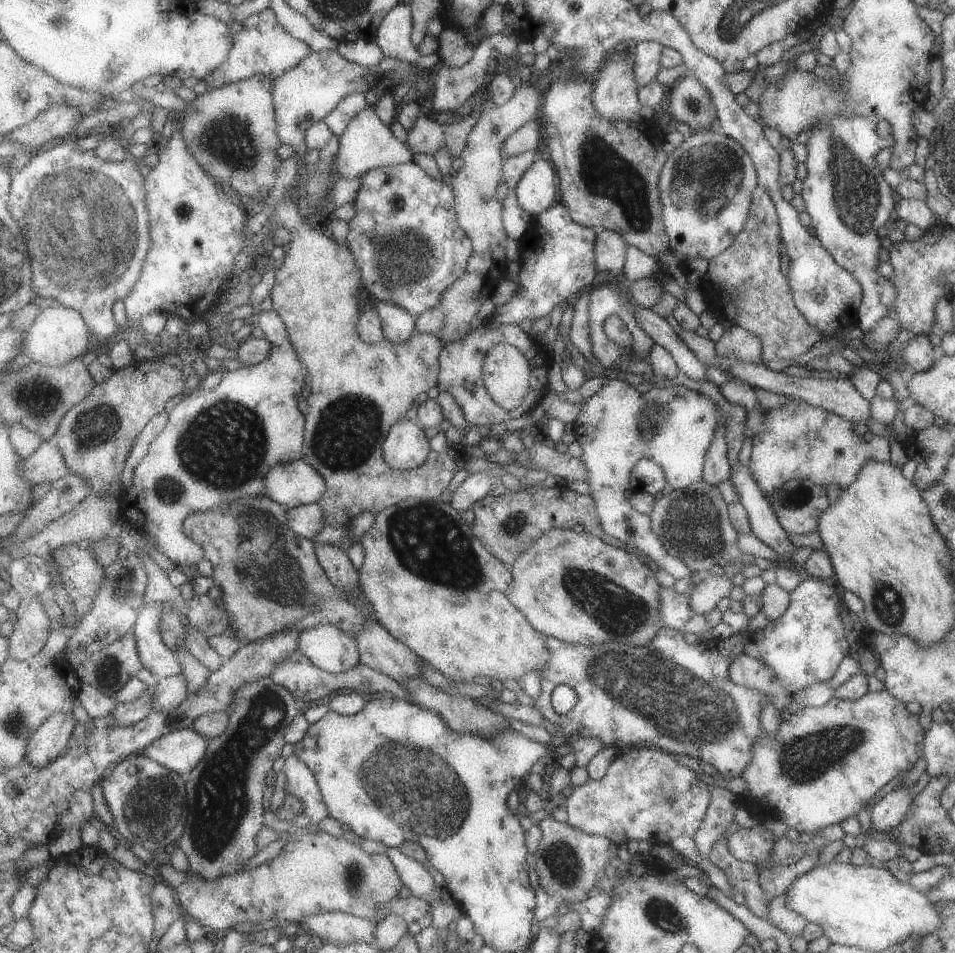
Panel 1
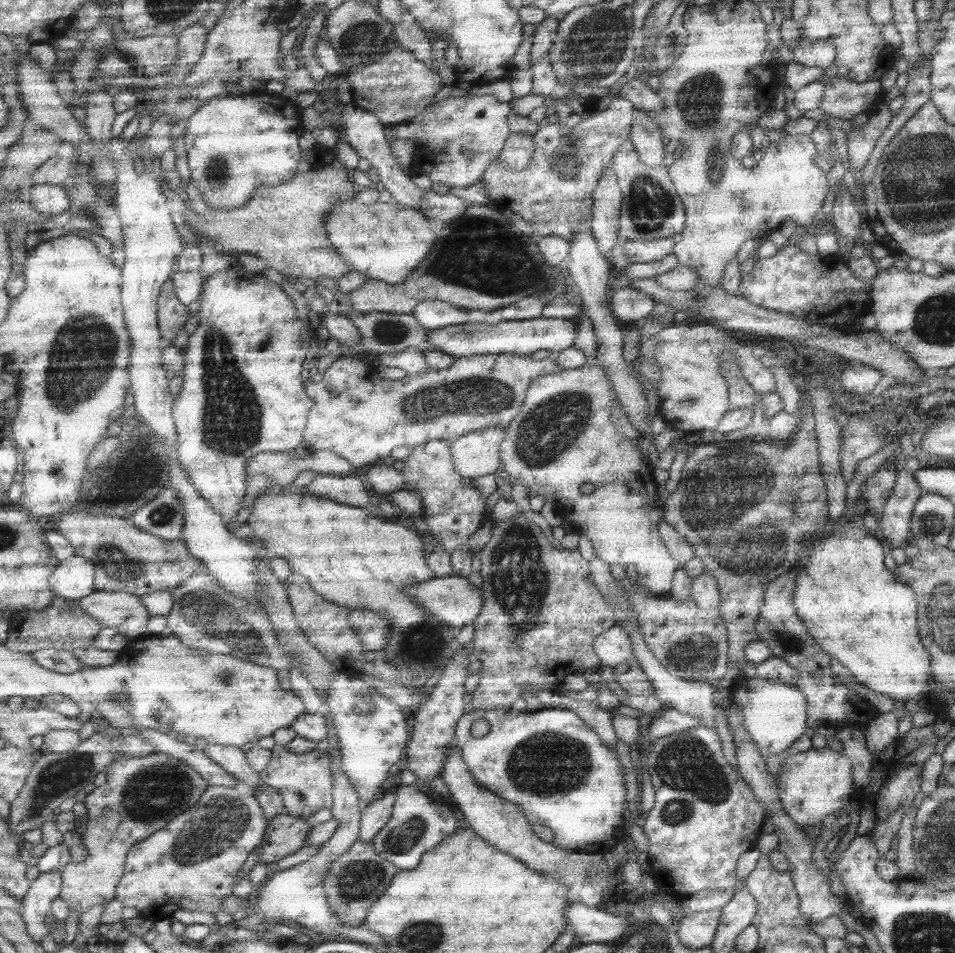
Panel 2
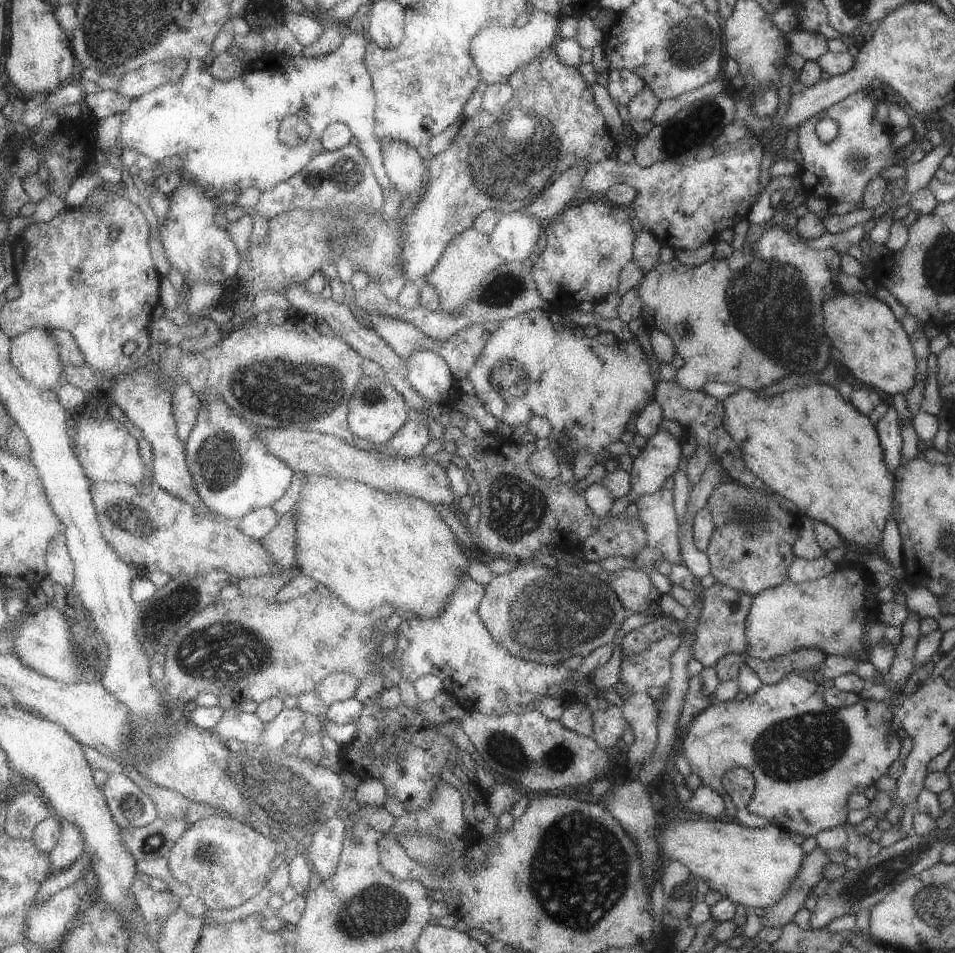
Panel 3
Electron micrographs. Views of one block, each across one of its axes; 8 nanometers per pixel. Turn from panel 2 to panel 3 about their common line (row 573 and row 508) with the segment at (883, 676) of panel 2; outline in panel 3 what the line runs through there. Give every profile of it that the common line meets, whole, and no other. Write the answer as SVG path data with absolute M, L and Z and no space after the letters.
M819 382L817 384L809 384L805 388L787 388L783 392L773 394L773 396L763 396L763 394L759 394L756 390L754 392L739 387L737 392L725 396L720 401L721 406L723 406L721 424L731 437L731 440L735 442L735 446L739 452L741 452L741 460L743 460L745 468L751 471L764 484L765 488L768 487L777 496L781 496L784 499L787 498L789 502L792 502L796 506L799 515L805 515L811 520L815 520L815 522L822 522L830 526L843 540L857 544L862 548L882 542L881 530L883 530L883 525L887 522L887 518L891 517L891 503L893 502L895 480L893 473L889 472L889 468L883 464L883 454L880 450L874 424L866 416L857 412L849 401L841 400L842 397L837 394L835 388L831 388L827 384L819 384Z

